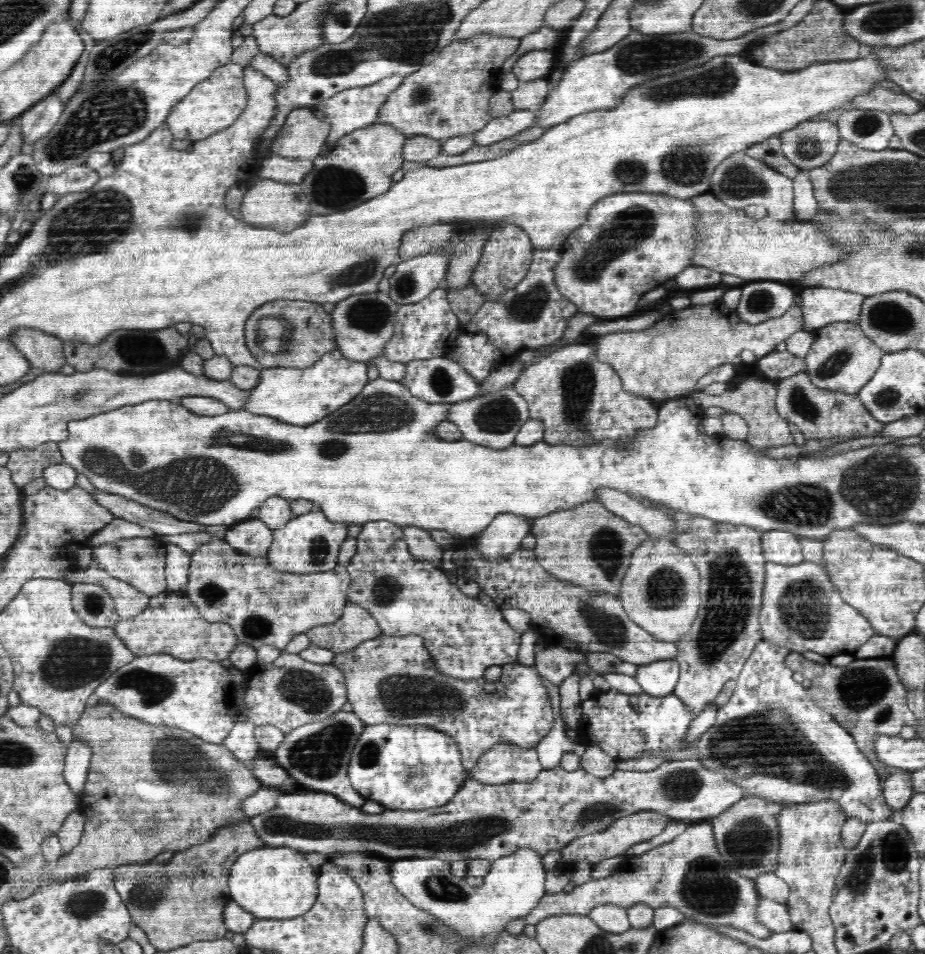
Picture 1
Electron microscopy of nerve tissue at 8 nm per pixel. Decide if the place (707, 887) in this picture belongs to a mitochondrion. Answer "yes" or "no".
yes

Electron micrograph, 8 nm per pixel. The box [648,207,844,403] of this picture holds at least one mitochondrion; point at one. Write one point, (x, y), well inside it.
(761, 302)

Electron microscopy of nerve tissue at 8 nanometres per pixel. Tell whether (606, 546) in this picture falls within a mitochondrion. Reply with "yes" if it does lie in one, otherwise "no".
yes

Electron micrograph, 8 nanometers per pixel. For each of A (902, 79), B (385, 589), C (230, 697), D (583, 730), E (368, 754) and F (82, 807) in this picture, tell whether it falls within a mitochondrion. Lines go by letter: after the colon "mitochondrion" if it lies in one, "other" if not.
A: other
B: mitochondrion
C: other
D: other
E: mitochondrion
F: other

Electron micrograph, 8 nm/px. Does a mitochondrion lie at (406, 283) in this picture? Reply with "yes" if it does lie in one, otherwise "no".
yes

